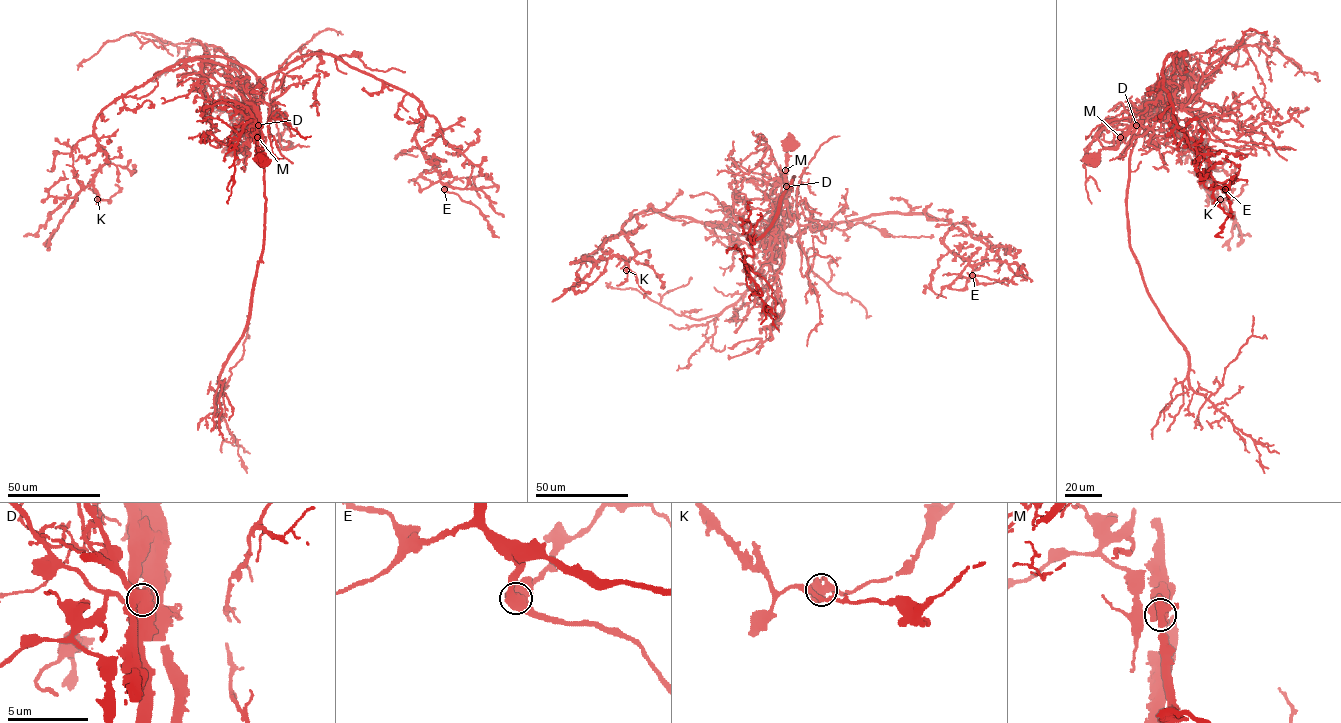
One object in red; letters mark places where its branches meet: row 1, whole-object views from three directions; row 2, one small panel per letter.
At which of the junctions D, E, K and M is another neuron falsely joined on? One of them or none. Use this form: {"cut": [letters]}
{"cut": ["D"]}

